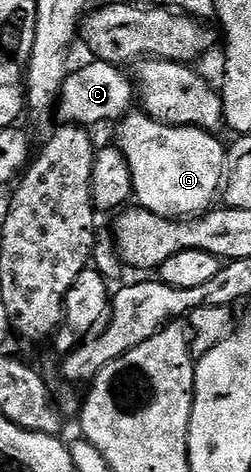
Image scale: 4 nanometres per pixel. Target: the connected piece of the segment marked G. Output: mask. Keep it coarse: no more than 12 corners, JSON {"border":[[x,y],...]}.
{"border":[[126,114],[116,145],[144,209],[186,220],[227,178],[216,133]]}

